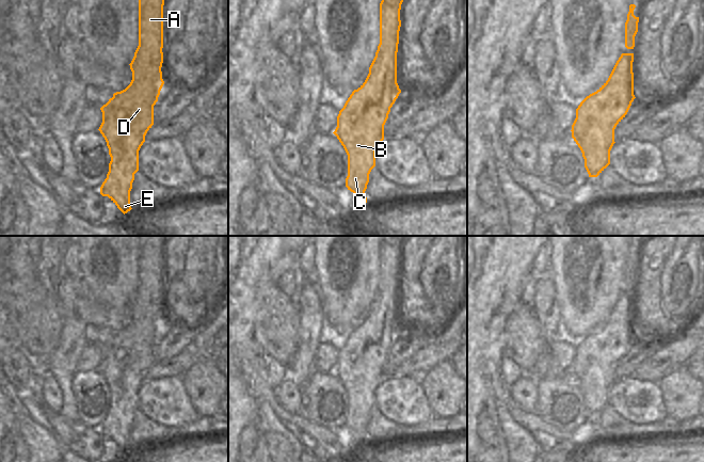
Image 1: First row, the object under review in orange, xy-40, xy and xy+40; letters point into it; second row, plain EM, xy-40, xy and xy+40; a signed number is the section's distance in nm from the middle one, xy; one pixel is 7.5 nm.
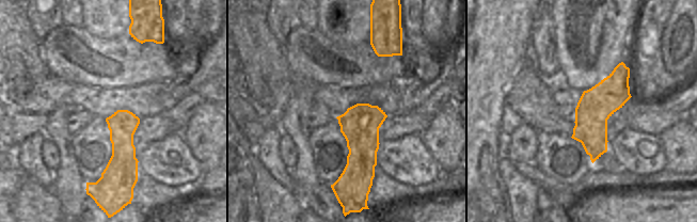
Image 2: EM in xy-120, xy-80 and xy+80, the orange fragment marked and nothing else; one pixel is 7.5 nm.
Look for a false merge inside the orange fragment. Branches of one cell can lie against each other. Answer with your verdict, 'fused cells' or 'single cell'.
single cell

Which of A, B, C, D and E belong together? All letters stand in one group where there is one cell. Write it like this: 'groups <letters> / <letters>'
groups A B C D E

